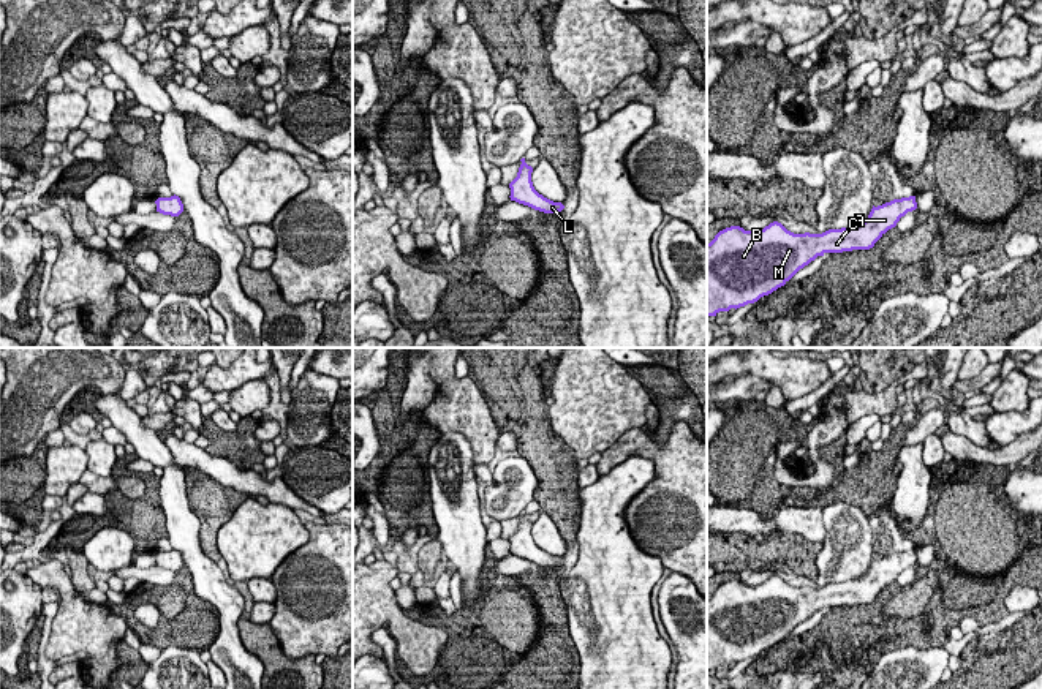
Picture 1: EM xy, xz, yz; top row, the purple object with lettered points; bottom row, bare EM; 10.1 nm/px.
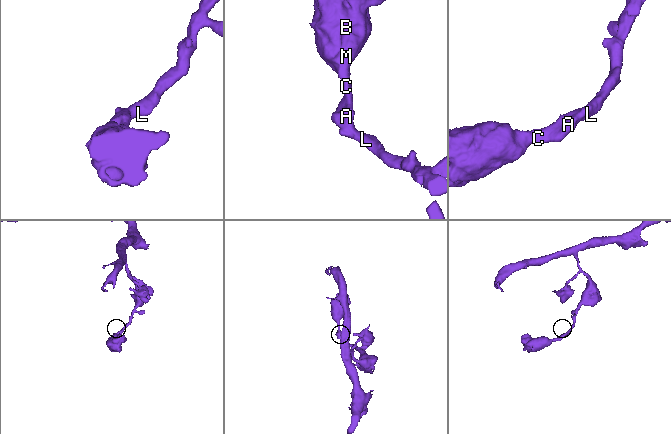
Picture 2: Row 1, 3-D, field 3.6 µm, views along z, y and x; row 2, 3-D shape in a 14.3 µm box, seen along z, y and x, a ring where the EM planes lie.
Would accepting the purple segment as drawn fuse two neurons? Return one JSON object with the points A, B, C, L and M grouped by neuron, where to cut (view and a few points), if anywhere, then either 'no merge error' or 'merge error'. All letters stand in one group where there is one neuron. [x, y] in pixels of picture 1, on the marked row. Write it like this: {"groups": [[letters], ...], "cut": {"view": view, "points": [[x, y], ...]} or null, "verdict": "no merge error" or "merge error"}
{"groups": [["A", "B", "C", "L", "M"]], "cut": null, "verdict": "no merge error"}

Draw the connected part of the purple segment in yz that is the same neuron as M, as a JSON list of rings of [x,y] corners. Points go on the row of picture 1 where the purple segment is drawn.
[[[916,196],[893,199],[871,209],[868,218],[860,224],[829,229],[822,234],[794,234],[781,223],[773,221],[761,231],[745,231],[731,226],[719,231],[707,243],[707,316],[719,311],[740,308],[757,302],[784,286],[800,269],[825,253],[843,253],[852,250],[870,250],[901,216],[917,209]]]

